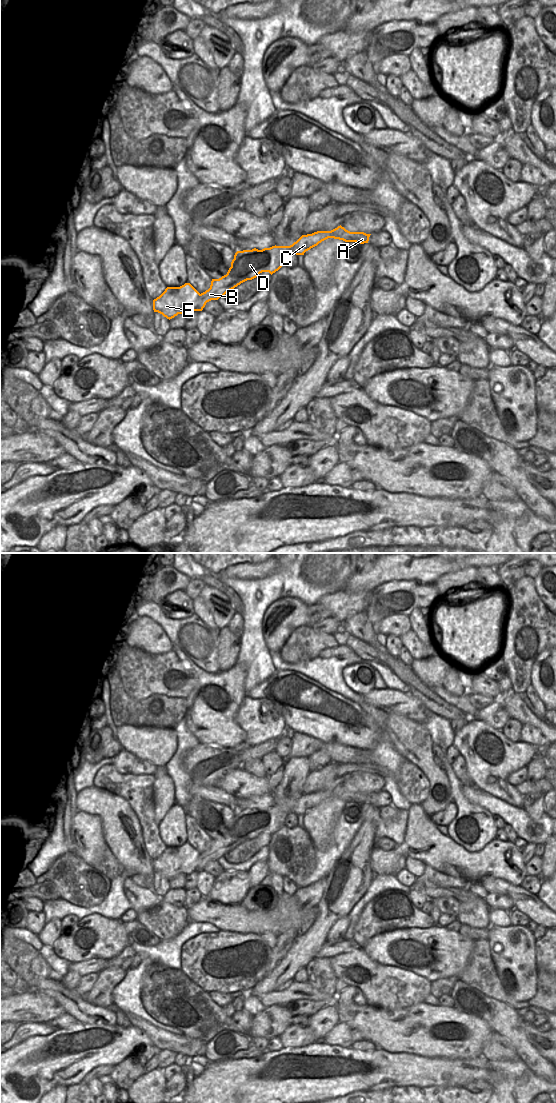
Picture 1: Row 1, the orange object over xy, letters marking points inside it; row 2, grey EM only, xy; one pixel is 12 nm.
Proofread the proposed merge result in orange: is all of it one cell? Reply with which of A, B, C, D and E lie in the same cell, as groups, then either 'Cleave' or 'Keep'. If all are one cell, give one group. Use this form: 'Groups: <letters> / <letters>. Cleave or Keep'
Groups: A B C D / E. Cleave.

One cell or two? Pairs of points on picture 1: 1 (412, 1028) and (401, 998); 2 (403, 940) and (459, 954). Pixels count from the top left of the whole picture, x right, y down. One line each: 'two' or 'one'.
1: two
2: one

